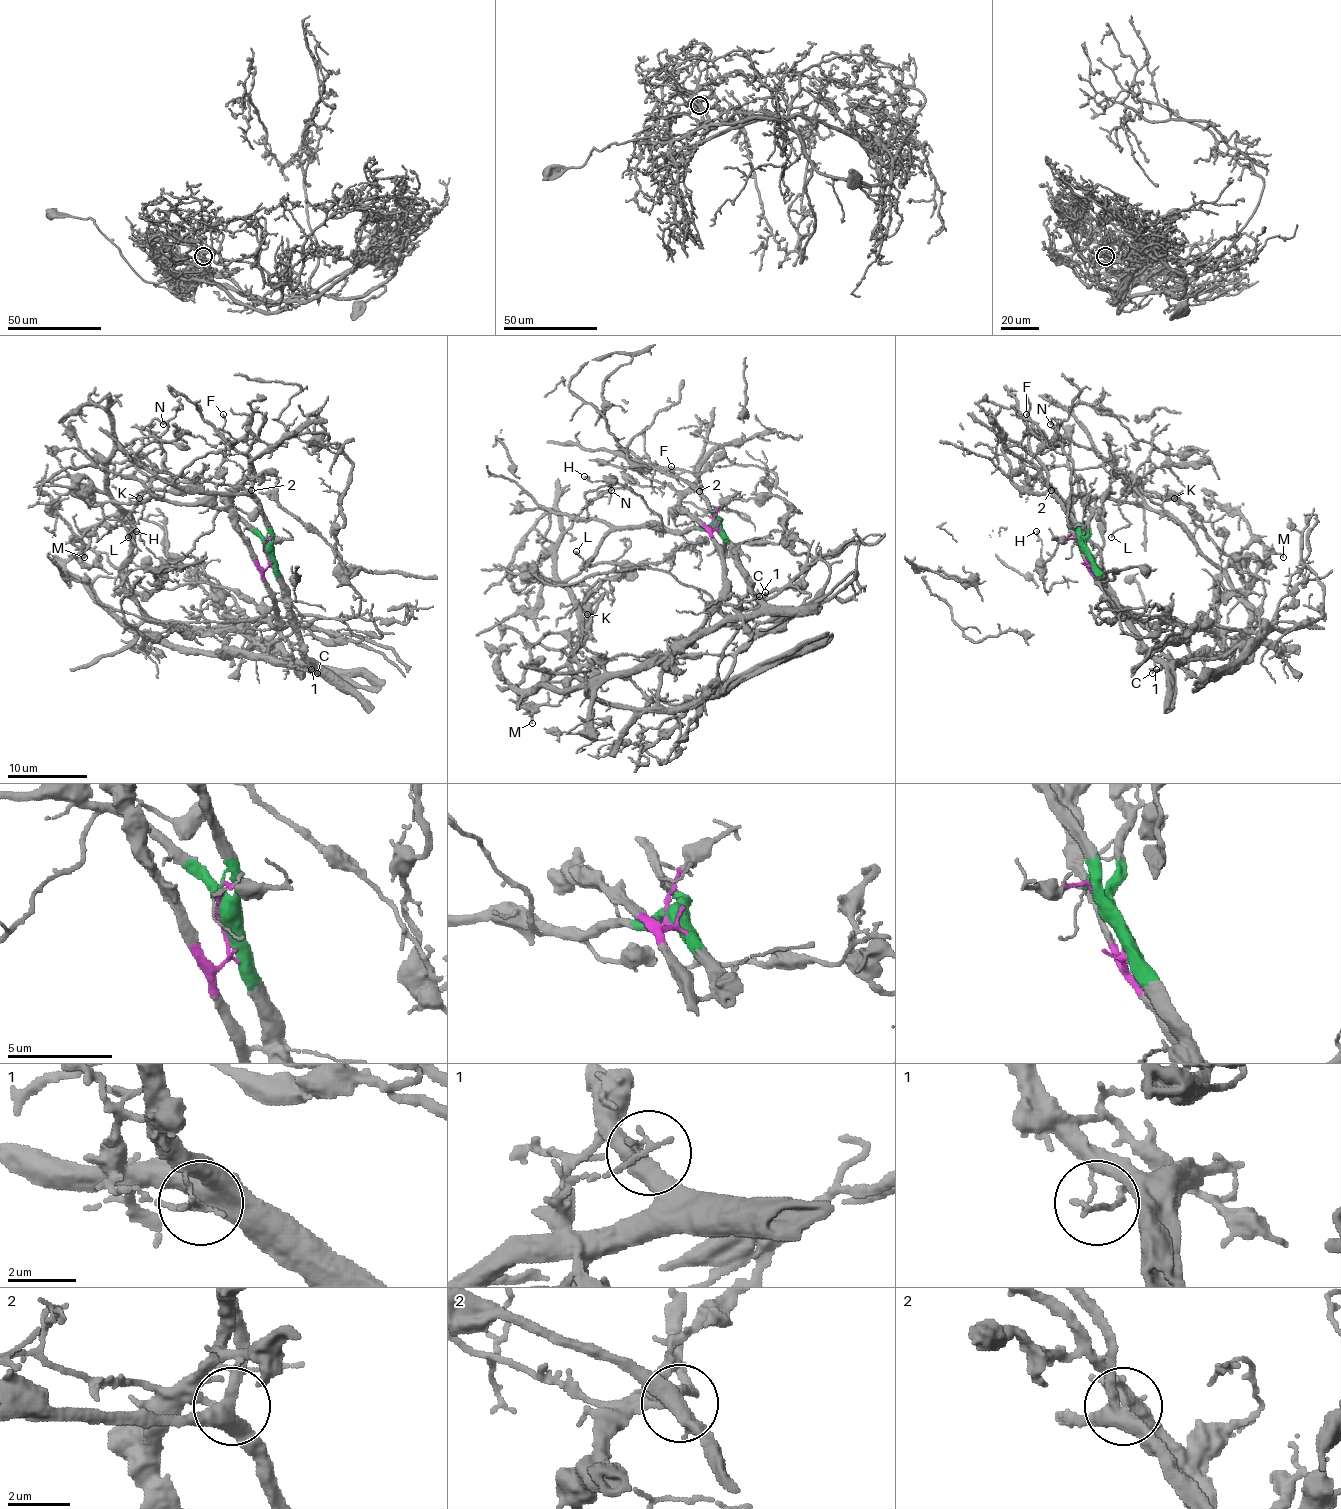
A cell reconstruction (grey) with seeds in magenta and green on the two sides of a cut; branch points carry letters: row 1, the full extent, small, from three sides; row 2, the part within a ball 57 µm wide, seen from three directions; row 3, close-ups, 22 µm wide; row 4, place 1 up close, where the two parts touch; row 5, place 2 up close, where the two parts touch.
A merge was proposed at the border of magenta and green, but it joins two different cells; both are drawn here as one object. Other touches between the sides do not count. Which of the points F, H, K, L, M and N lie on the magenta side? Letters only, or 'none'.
K, M, N

